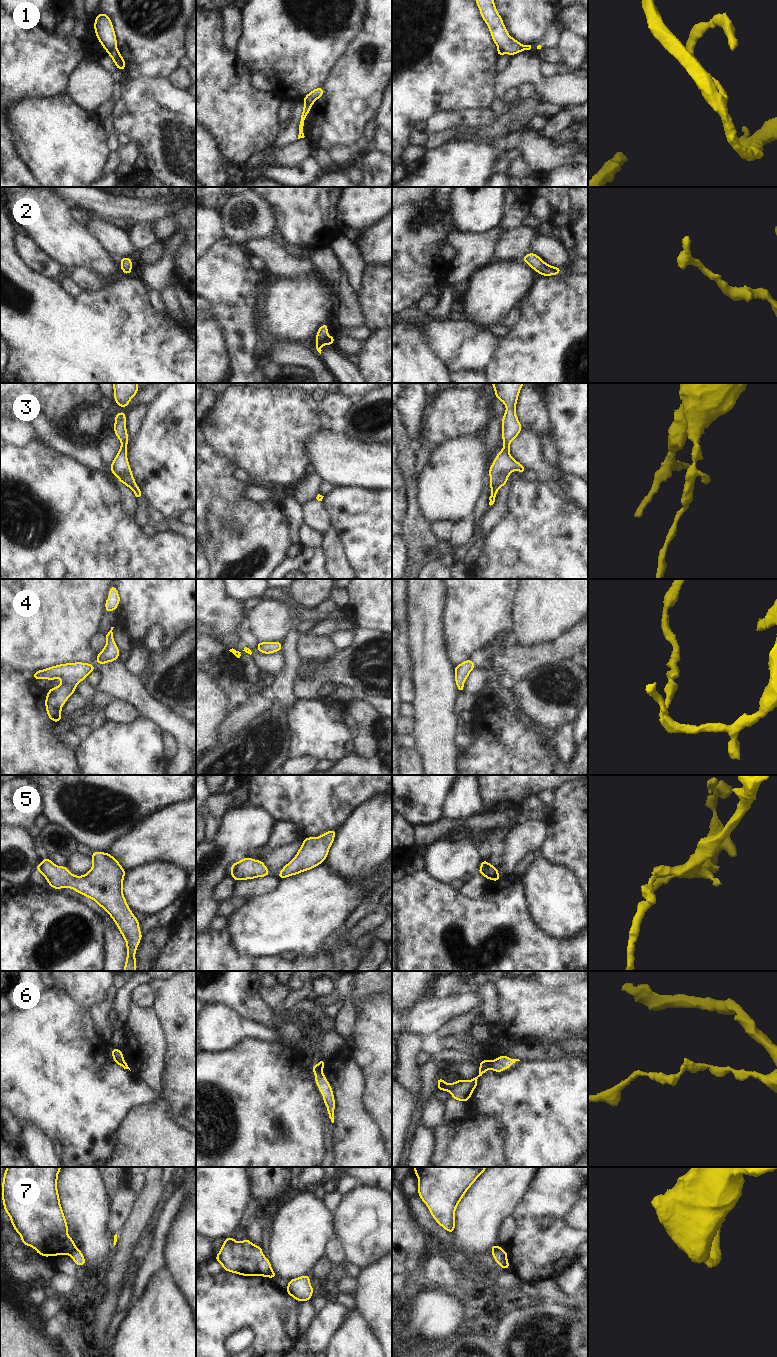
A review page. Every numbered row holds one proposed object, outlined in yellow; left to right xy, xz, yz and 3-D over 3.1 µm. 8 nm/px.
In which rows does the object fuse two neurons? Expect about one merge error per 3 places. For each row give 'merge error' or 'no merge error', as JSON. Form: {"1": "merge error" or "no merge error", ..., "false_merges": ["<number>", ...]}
{"1": "merge error", "2": "no merge error", "3": "no merge error", "4": "no merge error", "5": "merge error", "6": "merge error", "7": "merge error", "false_merges": ["1", "5", "6", "7"]}

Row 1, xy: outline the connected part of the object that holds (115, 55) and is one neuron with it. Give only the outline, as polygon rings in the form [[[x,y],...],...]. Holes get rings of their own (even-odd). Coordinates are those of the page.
[[[114,48],[108,52],[108,55],[113,60],[115,66],[120,71],[124,71],[126,69],[125,62],[126,60],[121,56],[120,51],[117,48]]]

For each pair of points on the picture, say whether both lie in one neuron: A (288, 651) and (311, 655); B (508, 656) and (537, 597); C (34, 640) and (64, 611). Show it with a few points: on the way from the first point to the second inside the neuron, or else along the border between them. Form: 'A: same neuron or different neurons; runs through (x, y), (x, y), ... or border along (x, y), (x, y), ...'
A: different neurons; border along (300, 634), (297, 640), (297, 652), (304, 662)
B: different neurons; border along (542, 643), (531, 646), (521, 646), (518, 644)
C: same neuron; runs through (41, 633), (57, 617)

